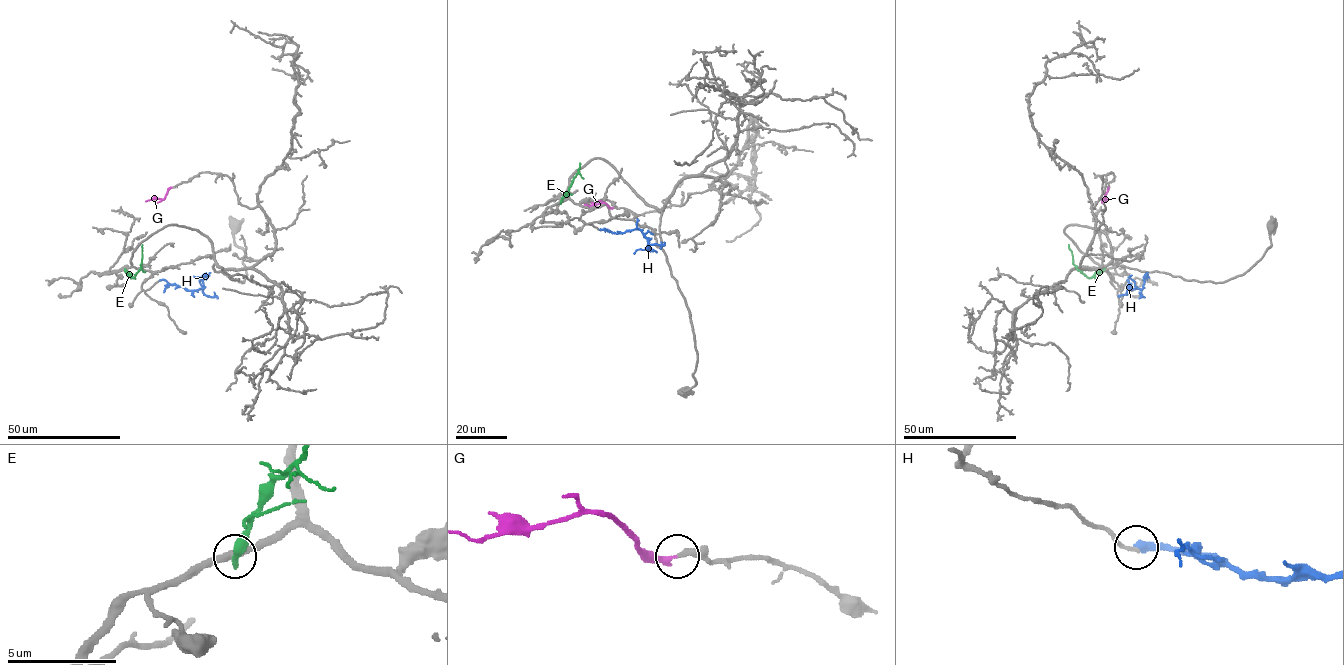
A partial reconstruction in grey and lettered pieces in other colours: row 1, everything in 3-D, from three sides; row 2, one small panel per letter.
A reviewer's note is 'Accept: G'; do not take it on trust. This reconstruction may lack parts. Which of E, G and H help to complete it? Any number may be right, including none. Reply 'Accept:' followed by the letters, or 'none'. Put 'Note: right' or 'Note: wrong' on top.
Note: right
Accept: G

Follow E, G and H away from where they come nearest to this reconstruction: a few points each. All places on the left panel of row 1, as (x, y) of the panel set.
E: (125, 270), (134, 278), (141, 268), (142, 244)
G: (171, 187), (163, 199), (145, 201)
H: (159, 280), (188, 290), (203, 288), (200, 277), (190, 278)

